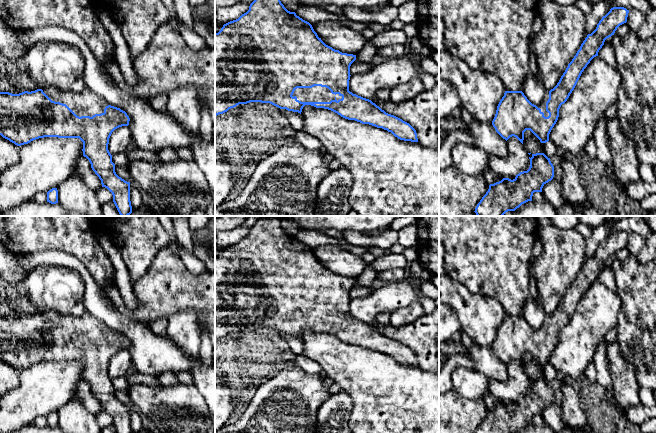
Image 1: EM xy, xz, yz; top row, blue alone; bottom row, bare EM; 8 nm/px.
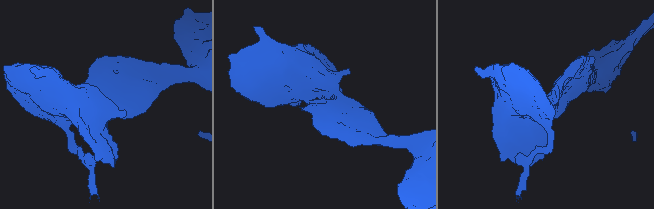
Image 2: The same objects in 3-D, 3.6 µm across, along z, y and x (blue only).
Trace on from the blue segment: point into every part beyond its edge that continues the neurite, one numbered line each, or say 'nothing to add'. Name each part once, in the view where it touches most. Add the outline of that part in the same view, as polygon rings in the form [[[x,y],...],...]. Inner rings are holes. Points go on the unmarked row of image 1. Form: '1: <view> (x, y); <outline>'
1: xz (317, 317); [[[321,310],[297,312],[292,320],[296,320],[297,324],[301,326],[330,326],[331,324],[342,323],[339,318],[332,318],[328,312]]]

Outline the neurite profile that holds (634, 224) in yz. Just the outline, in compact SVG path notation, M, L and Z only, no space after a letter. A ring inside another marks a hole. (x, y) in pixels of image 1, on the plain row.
M629 216L614 221L614 231L624 231L627 234L637 233L646 240L653 234L642 216Z

